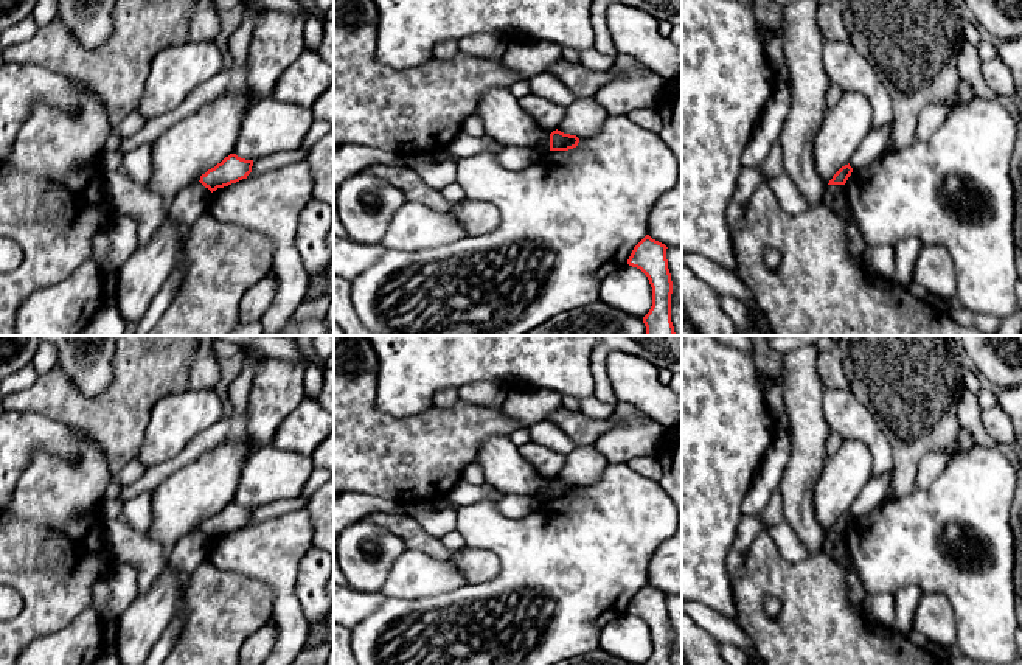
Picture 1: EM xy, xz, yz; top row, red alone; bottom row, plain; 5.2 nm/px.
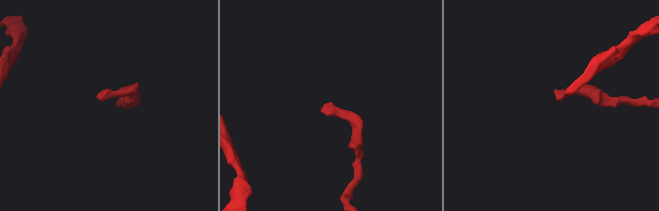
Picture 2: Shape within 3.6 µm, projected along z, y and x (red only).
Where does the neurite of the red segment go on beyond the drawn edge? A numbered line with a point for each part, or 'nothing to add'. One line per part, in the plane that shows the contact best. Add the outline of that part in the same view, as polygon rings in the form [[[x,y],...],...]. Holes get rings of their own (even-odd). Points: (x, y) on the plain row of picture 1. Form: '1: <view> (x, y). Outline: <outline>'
nothing to add

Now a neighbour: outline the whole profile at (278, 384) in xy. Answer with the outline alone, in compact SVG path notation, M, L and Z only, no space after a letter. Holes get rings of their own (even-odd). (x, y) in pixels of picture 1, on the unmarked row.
M266 357L255 370L247 401L247 443L252 452L273 443L280 424L304 399L306 365Z

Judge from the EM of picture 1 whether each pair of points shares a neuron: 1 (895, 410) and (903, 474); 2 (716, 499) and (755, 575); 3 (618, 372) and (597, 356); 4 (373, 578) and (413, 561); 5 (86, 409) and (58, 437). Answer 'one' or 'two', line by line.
1: one
2: two
3: two
4: two
5: two

